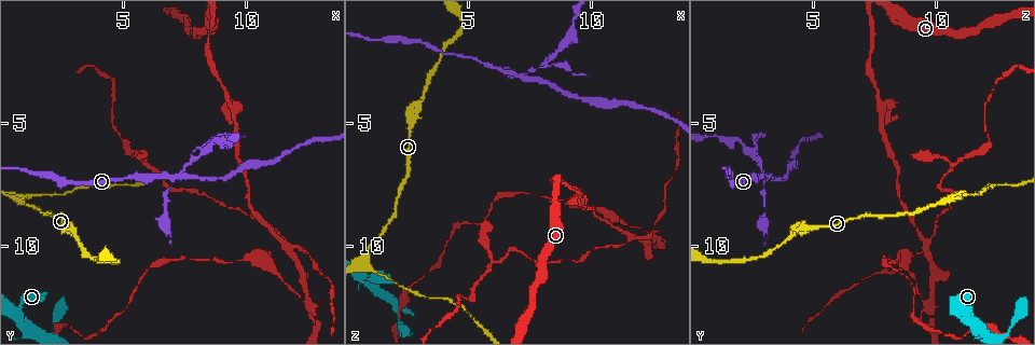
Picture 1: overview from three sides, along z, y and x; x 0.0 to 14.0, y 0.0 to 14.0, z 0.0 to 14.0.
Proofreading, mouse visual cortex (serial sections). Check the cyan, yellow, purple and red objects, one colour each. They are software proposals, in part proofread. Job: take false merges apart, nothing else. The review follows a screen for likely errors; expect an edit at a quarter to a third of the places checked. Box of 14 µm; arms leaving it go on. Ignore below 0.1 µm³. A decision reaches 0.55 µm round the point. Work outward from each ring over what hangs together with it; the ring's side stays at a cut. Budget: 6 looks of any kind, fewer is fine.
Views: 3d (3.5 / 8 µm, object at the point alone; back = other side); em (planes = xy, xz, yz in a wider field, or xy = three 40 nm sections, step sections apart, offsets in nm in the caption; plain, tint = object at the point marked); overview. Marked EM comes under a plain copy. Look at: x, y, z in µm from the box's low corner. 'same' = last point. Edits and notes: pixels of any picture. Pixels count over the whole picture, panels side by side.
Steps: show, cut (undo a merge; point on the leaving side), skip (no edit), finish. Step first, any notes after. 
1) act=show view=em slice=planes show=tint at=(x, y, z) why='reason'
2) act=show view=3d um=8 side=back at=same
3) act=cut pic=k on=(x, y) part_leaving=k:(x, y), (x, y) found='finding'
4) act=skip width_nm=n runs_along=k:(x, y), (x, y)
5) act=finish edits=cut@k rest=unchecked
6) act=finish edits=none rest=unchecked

act=show view=3d um=8 at=(7.1, 7.1, 3.1) why='narrows sharply'

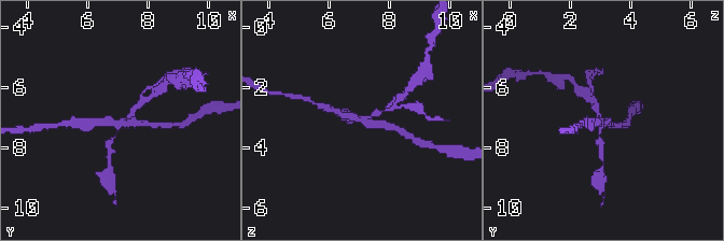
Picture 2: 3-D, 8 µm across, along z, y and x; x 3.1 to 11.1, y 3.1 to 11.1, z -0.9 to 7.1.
act=show view=em slice=xy step=2 show=tint at=(7.2, 7.1, 3.0) arms=4 arm_widths_nm=150,150,200,250 why='shape alone is not enough'

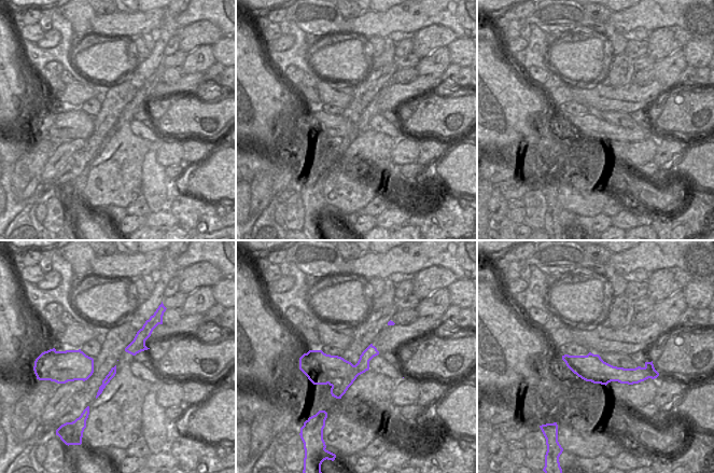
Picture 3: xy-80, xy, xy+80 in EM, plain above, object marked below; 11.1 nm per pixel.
act=cut pic=2 on=(108, 144) found='two cells meet here'

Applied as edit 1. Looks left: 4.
act=show view=3d um=3.5 at=(1.4, 7.9, 11.1) why='calibre changes'

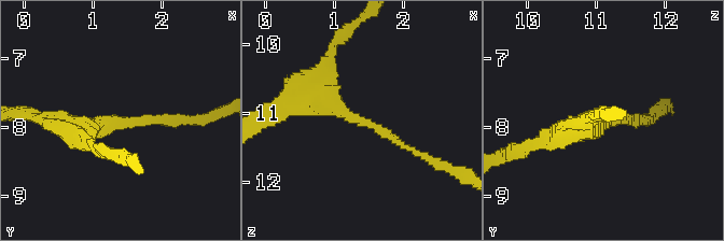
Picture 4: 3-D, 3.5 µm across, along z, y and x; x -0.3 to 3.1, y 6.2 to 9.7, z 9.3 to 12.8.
act=show view=em slice=xy step=2 show=tint at=(1.40, 7.90, 11.15) arm_widths_nm=100,300

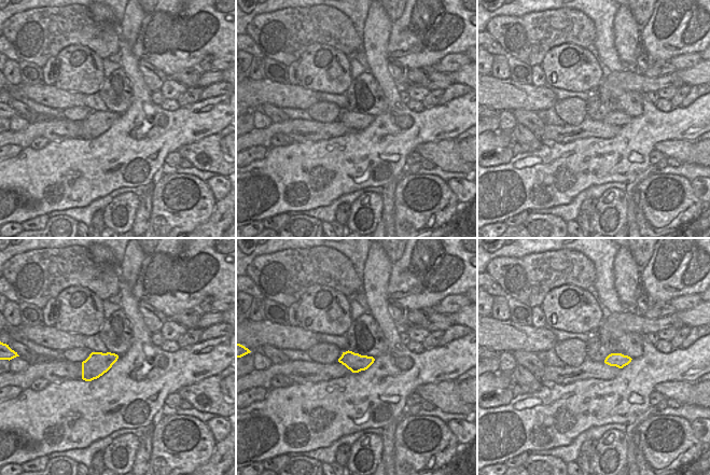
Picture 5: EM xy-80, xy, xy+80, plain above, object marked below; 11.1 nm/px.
act=show view=em slice=xy step=1 show=tint at=same why='another direction'

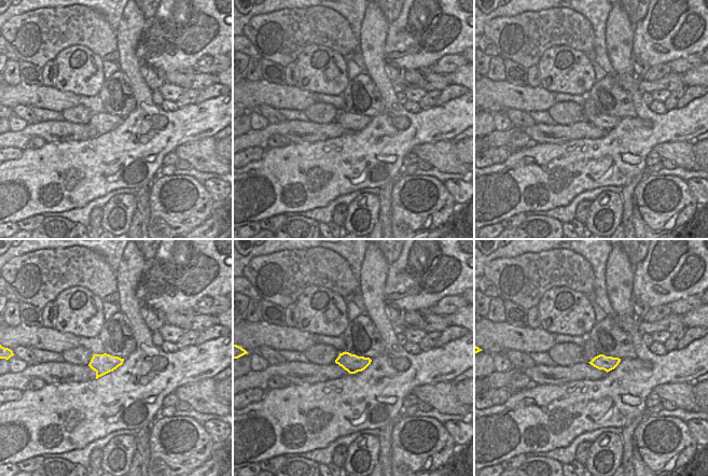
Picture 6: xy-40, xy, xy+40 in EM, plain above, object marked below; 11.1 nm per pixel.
act=skip found='all the same cell'

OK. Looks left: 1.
act=finish edits=cut@2 rest=unchecked

